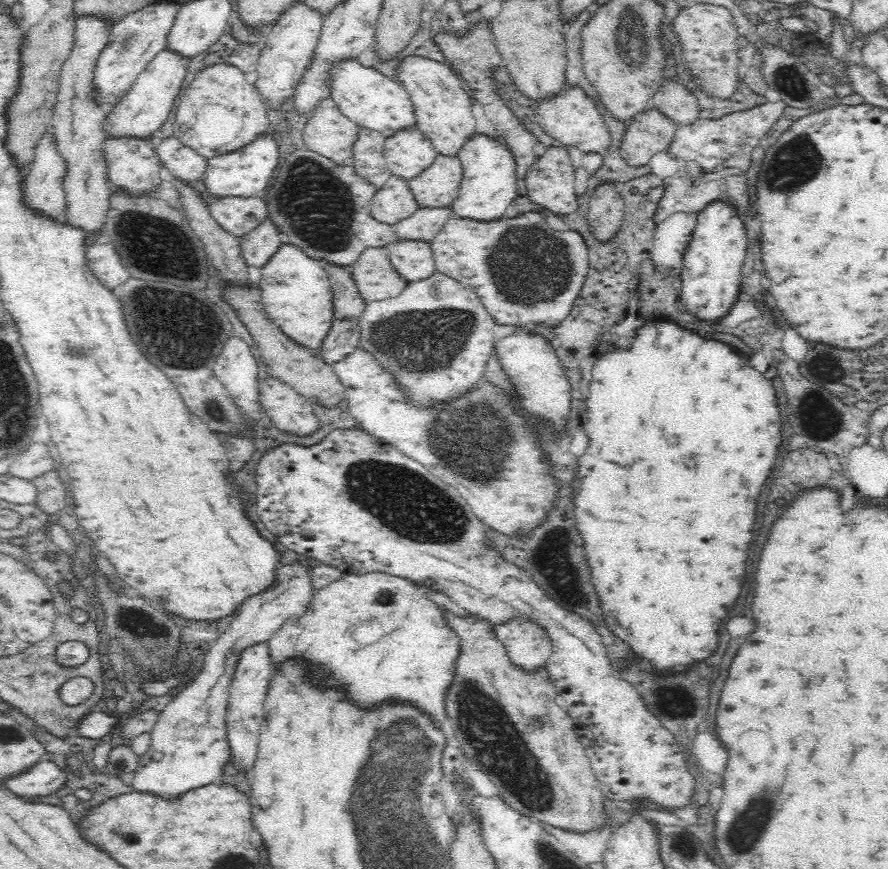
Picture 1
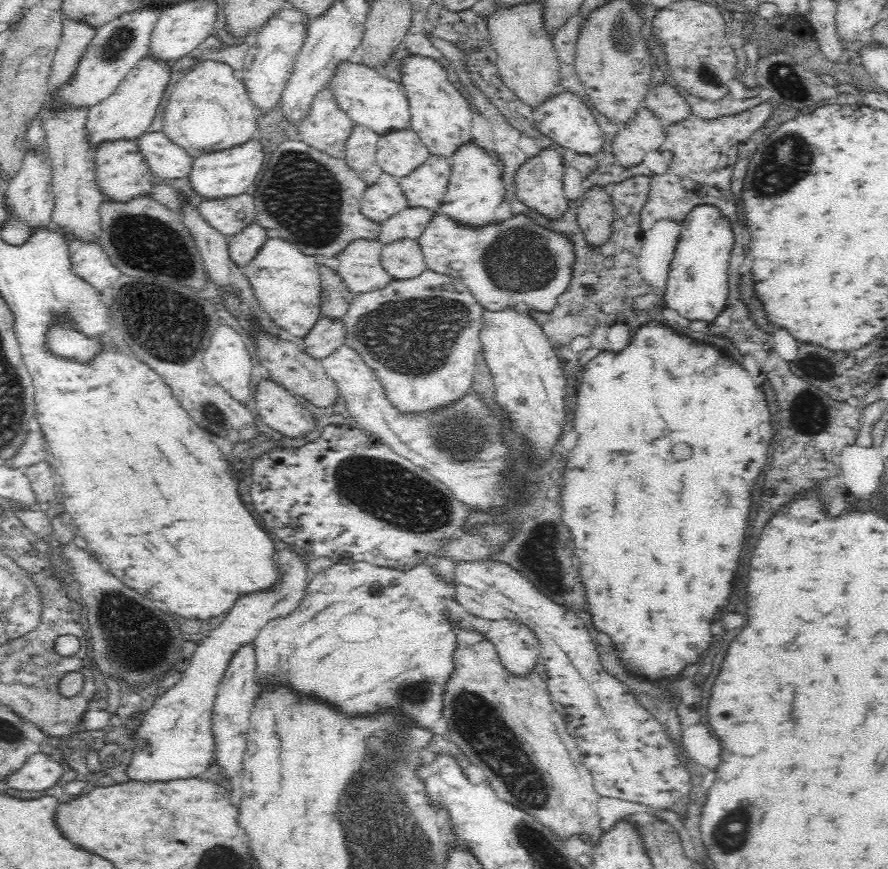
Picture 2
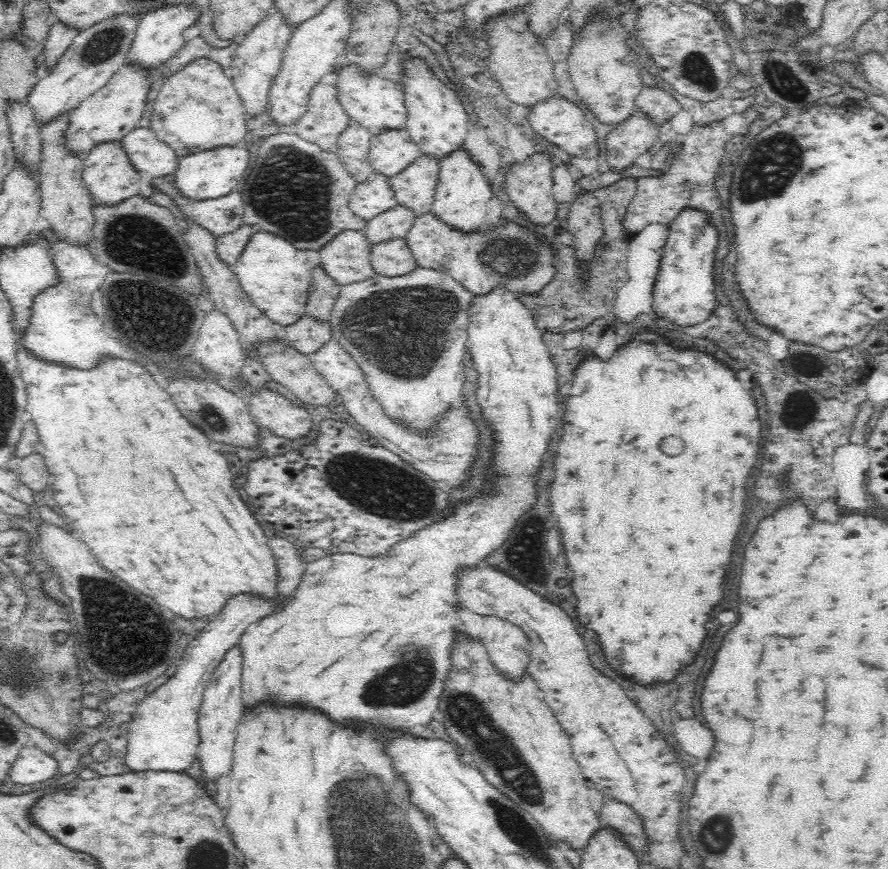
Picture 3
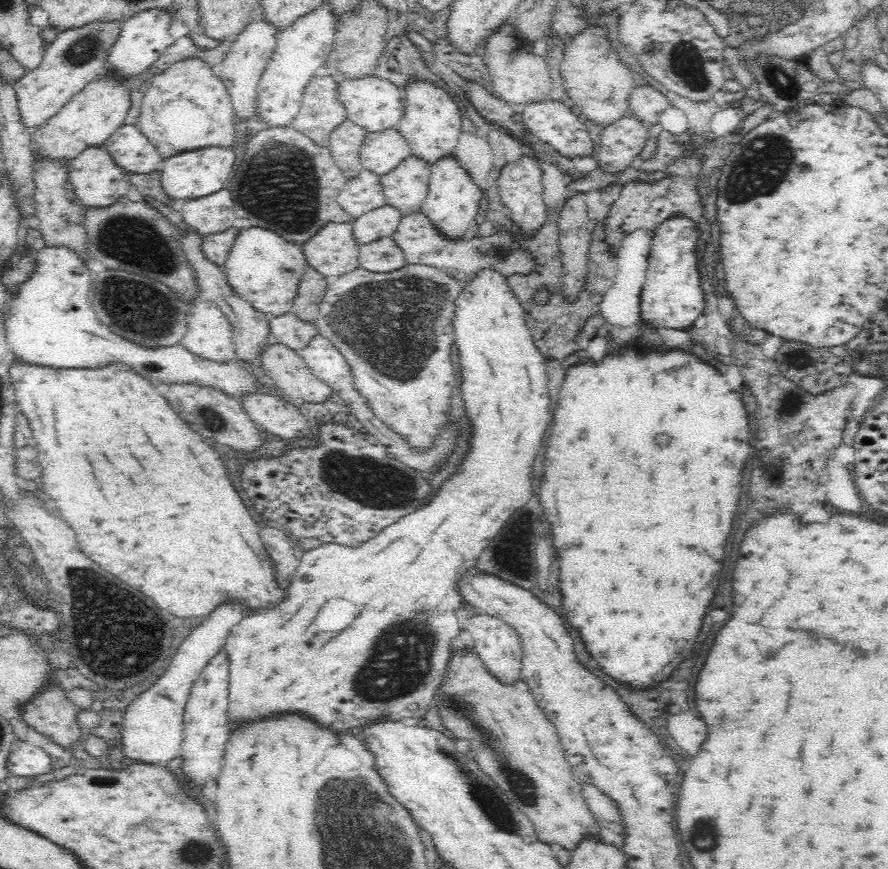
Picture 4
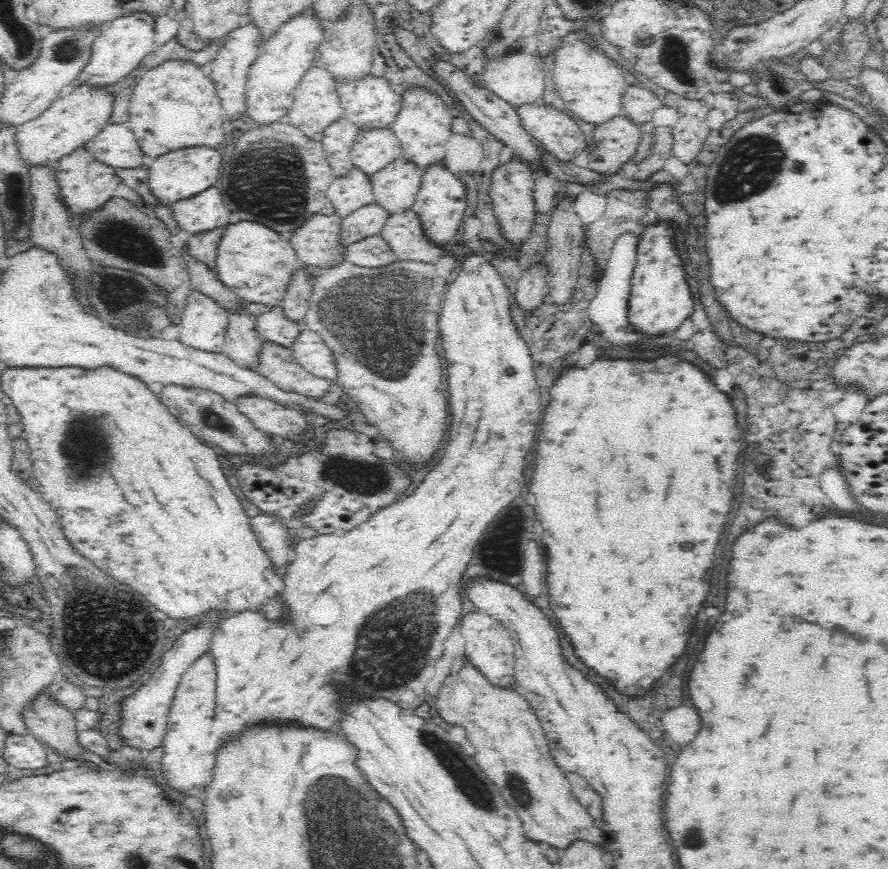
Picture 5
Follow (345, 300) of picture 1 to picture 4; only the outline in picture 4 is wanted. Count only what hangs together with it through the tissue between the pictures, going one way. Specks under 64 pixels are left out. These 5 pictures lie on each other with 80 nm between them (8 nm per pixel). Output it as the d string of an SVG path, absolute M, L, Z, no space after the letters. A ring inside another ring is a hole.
M310 266L301 272L290 305L290 311L296 318L312 321L321 315L317 310L317 304L320 302L323 290L327 285L324 278L324 275Z

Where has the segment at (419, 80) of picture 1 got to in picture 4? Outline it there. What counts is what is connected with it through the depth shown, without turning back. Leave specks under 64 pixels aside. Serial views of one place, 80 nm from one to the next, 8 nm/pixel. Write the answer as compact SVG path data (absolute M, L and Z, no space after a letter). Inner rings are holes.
M410 82L404 96L404 112L395 127L406 140L412 156L425 164L432 165L437 160L450 157L461 133L462 116L454 102L453 89L440 88L430 82ZM453 146L453 148L436 148Z

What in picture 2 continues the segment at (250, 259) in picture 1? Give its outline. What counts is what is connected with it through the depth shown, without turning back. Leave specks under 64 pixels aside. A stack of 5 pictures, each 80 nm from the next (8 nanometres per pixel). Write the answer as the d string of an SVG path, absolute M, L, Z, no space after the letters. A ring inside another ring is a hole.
M254 223L245 226L240 232L230 235L227 237L227 253L230 260L238 267L243 267L268 236L268 232L264 232L261 226Z

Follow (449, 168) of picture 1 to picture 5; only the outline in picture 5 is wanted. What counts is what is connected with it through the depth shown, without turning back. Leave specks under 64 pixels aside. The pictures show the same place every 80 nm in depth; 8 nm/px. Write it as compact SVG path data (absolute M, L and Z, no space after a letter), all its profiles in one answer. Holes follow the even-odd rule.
M400 157L369 175L373 203L388 213L411 208L424 170Z

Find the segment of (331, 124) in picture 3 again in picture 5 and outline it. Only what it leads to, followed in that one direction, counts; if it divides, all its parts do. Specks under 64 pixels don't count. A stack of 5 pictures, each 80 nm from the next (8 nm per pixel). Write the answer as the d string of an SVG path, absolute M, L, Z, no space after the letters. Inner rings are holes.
M317 62L310 65L296 82L296 86L292 88L292 102L286 108L284 116L280 116L278 120L270 120L270 122L288 122L292 126L300 129L302 133L308 134L308 140L320 140L323 130L336 119L345 116L345 106L341 104L337 88L339 81L330 73L324 62Z

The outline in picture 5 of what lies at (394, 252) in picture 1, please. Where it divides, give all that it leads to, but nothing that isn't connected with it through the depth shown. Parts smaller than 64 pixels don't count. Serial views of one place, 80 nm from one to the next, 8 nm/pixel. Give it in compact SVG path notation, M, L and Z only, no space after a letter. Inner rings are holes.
M379 235L361 238L358 242L348 244L343 250L343 258L359 267L372 268L398 260L389 250L385 240Z

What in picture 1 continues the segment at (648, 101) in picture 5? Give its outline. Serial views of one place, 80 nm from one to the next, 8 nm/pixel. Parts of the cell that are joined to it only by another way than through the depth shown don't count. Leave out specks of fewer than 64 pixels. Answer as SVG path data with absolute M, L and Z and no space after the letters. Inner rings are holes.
M668 78L651 94L650 107L676 124L690 124L702 114L694 94L675 79Z

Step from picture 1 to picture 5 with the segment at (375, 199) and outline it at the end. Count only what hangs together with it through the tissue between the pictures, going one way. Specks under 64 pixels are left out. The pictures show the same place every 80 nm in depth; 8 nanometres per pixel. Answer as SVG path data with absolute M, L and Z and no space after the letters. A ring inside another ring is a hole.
M352 169L330 182L330 186L326 188L326 196L337 216L343 217L356 207L373 203L368 180L368 175L360 169Z

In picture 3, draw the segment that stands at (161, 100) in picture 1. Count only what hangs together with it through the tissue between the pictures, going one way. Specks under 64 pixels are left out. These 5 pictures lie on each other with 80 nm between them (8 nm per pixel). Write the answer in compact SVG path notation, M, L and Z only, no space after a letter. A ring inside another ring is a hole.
M124 65L114 71L110 78L90 96L80 100L76 108L65 112L65 129L61 134L61 144L67 152L85 155L96 145L117 141L130 129L139 127L141 109L144 108L144 94L152 78L148 69L137 68L137 66Z

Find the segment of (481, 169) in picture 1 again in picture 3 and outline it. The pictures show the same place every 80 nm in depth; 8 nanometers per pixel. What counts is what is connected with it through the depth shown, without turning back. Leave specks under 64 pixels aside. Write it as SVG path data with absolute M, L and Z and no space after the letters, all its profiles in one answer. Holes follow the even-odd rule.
M463 149L451 152L438 161L437 181L433 188L433 199L429 206L430 212L449 228L462 234L484 229L486 204L494 198L480 165Z

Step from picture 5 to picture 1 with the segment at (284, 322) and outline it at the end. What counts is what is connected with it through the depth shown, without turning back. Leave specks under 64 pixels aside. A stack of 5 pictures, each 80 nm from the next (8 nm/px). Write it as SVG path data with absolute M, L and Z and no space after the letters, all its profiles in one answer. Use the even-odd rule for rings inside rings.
M332 319L319 347L313 351L326 362L341 359L348 351L358 349L356 346L360 332L352 320Z

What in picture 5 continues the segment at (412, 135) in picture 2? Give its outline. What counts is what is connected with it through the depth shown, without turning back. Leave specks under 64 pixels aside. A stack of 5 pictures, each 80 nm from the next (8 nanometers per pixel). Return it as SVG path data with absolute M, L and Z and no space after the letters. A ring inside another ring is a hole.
M388 126L374 127L358 134L350 148L351 163L368 176L399 159L400 145Z

